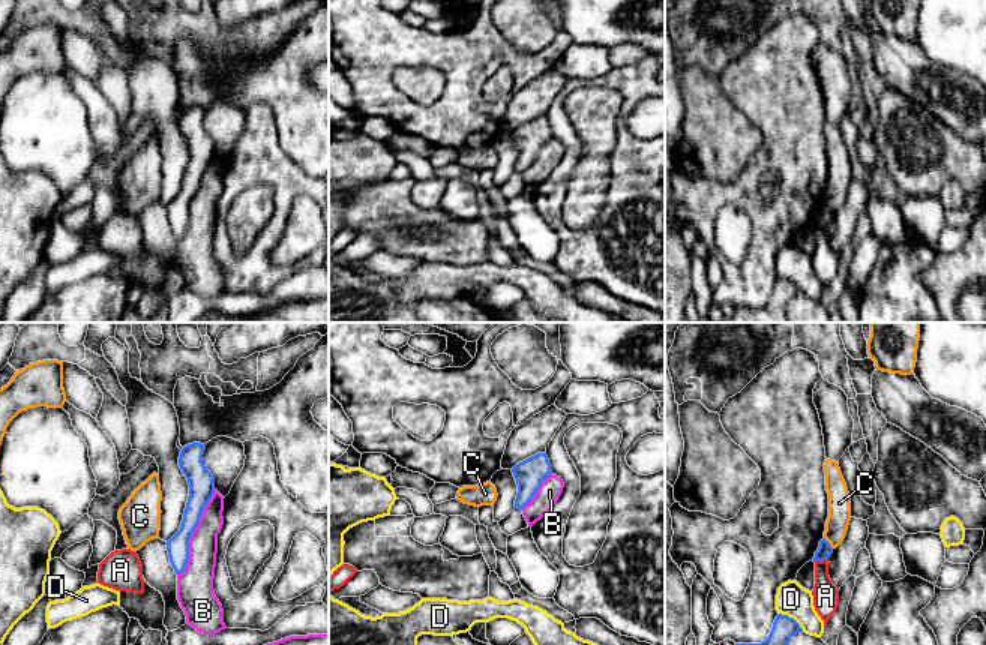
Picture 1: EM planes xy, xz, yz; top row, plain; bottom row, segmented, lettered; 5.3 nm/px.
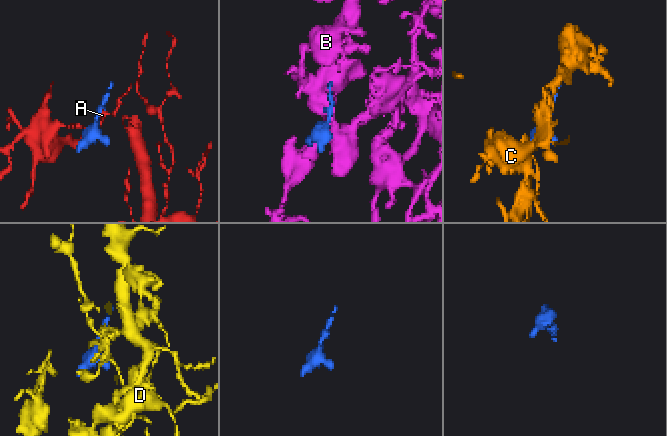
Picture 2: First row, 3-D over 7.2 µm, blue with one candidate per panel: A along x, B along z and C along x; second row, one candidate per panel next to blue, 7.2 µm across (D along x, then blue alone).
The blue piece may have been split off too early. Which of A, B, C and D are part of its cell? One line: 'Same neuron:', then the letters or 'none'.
Same neuron: none

